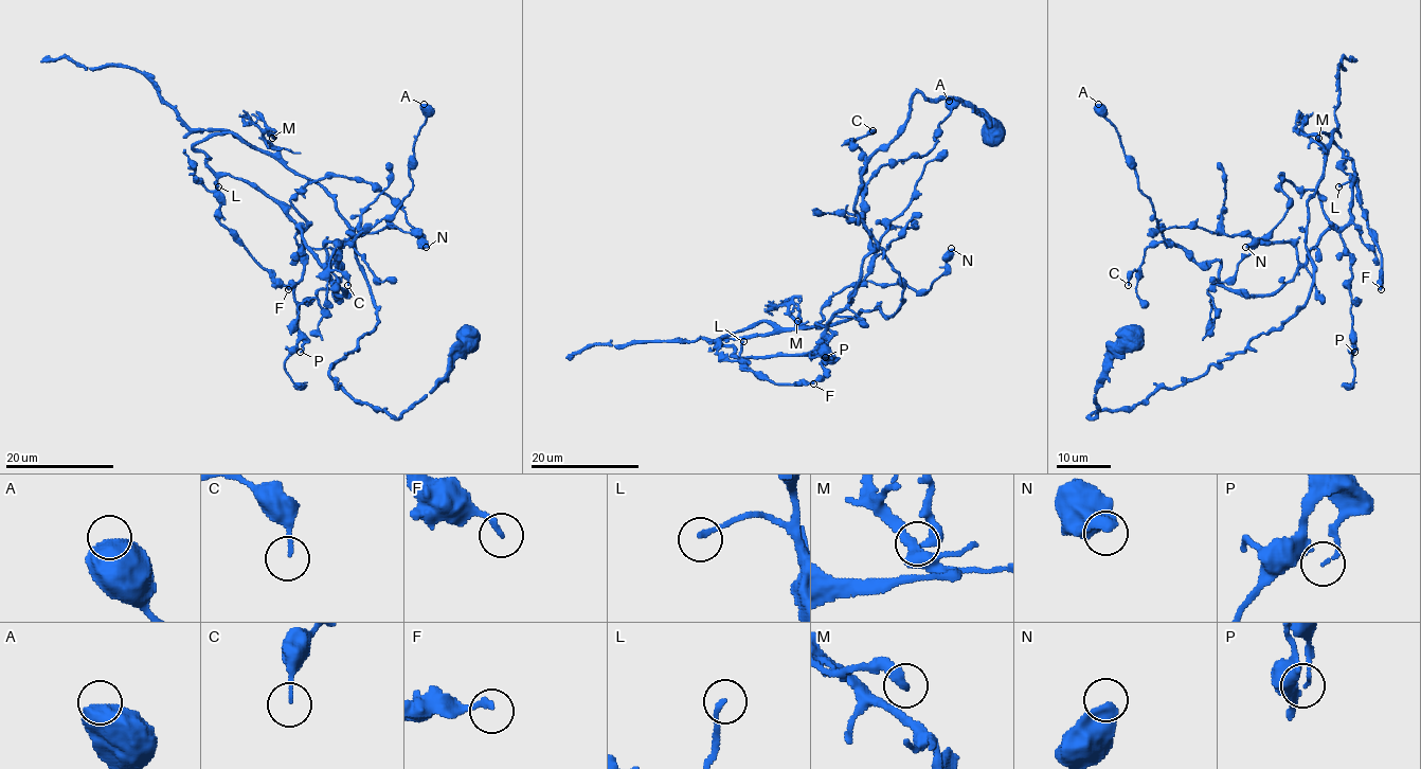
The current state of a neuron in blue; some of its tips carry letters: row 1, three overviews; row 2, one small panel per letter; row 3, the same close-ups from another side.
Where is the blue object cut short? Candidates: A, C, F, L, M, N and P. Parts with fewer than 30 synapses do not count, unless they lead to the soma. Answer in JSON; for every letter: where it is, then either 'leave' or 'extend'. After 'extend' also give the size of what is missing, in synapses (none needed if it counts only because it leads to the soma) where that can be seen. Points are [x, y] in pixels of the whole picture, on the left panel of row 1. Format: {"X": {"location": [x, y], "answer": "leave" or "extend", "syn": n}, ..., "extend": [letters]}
{"A": {"location": [424, 104], "answer": "leave"}, "C": {"location": [347, 285], "answer": "leave"}, "F": {"location": [288, 289], "answer": "leave"}, "L": {"location": [218, 186], "answer": "leave"}, "M": {"location": [272, 138], "answer": "leave"}, "N": {"location": [426, 247], "answer": "leave"}, "P": {"location": [300, 352], "answer": "leave"}, "extend": []}

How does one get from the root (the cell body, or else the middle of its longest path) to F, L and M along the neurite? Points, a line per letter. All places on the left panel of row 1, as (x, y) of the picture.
F: (468, 335), (397, 417), (337, 388), (377, 323), (348, 222), (233, 133), (199, 140), (219, 221), (288, 289)
L: (468, 335), (397, 417), (356, 401), (330, 367), (377, 307), (336, 201), (230, 132), (194, 146), (218, 186)
M: (468, 335), (397, 417), (337, 388), (330, 367), (373, 329), (377, 307), (348, 222), (272, 138)

